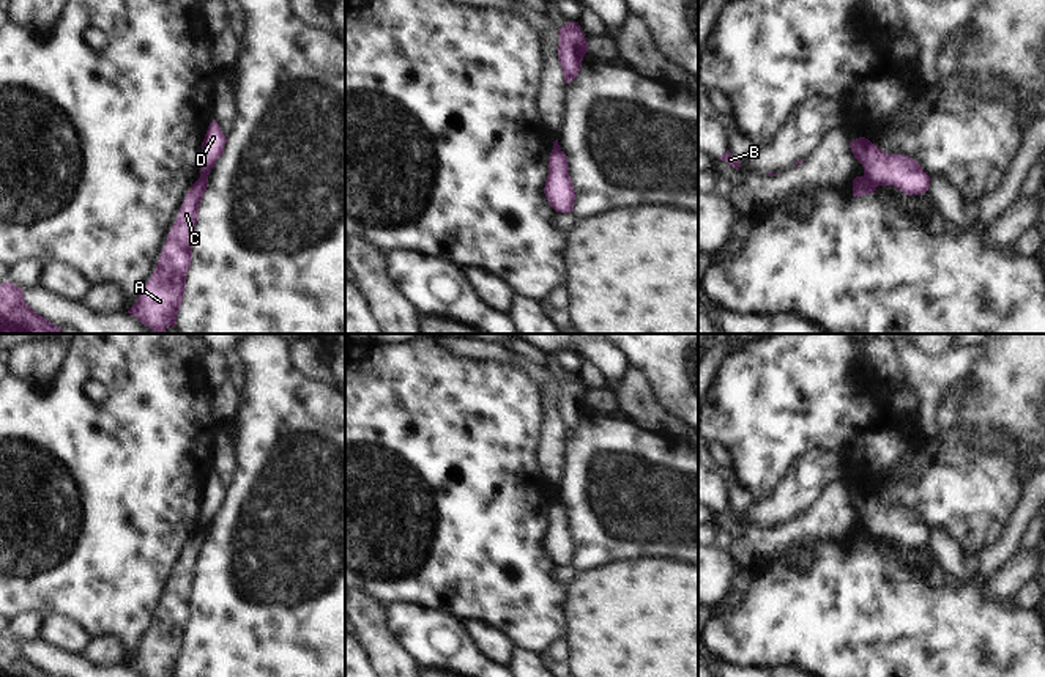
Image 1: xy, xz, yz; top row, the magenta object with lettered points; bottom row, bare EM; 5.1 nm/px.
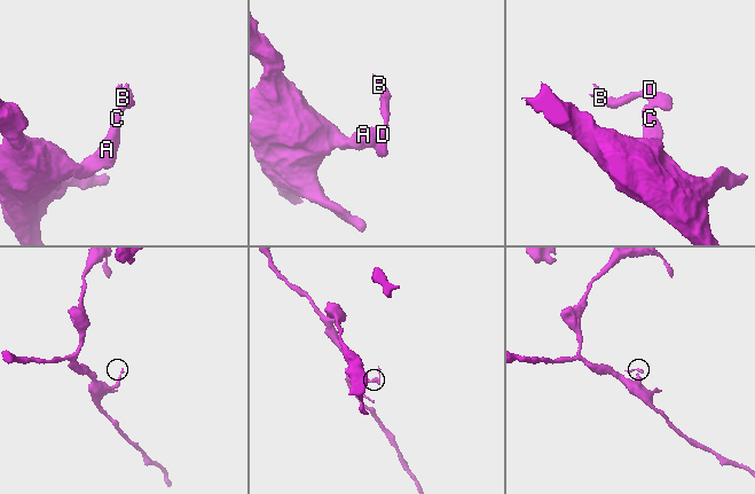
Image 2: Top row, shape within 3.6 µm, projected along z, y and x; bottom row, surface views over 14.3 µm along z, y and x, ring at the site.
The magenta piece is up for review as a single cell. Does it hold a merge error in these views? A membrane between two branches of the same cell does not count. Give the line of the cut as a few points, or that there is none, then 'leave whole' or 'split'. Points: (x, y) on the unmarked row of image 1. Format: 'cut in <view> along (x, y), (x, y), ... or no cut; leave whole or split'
cut in yz along (864, 528), (877, 539); split

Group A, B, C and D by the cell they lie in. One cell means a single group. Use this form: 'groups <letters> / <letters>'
groups A C / B D

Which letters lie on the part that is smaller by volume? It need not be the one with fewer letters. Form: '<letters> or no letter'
B, D

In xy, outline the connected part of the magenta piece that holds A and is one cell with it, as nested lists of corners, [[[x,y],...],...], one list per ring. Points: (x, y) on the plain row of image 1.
[[[200,529],[186,546],[161,603],[158,619],[143,638],[136,657],[128,663],[142,677],[177,677],[186,628],[192,616],[199,559],[206,540],[208,531]]]

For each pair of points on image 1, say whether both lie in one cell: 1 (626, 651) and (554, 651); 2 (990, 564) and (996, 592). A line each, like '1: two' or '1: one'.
1: two
2: two

